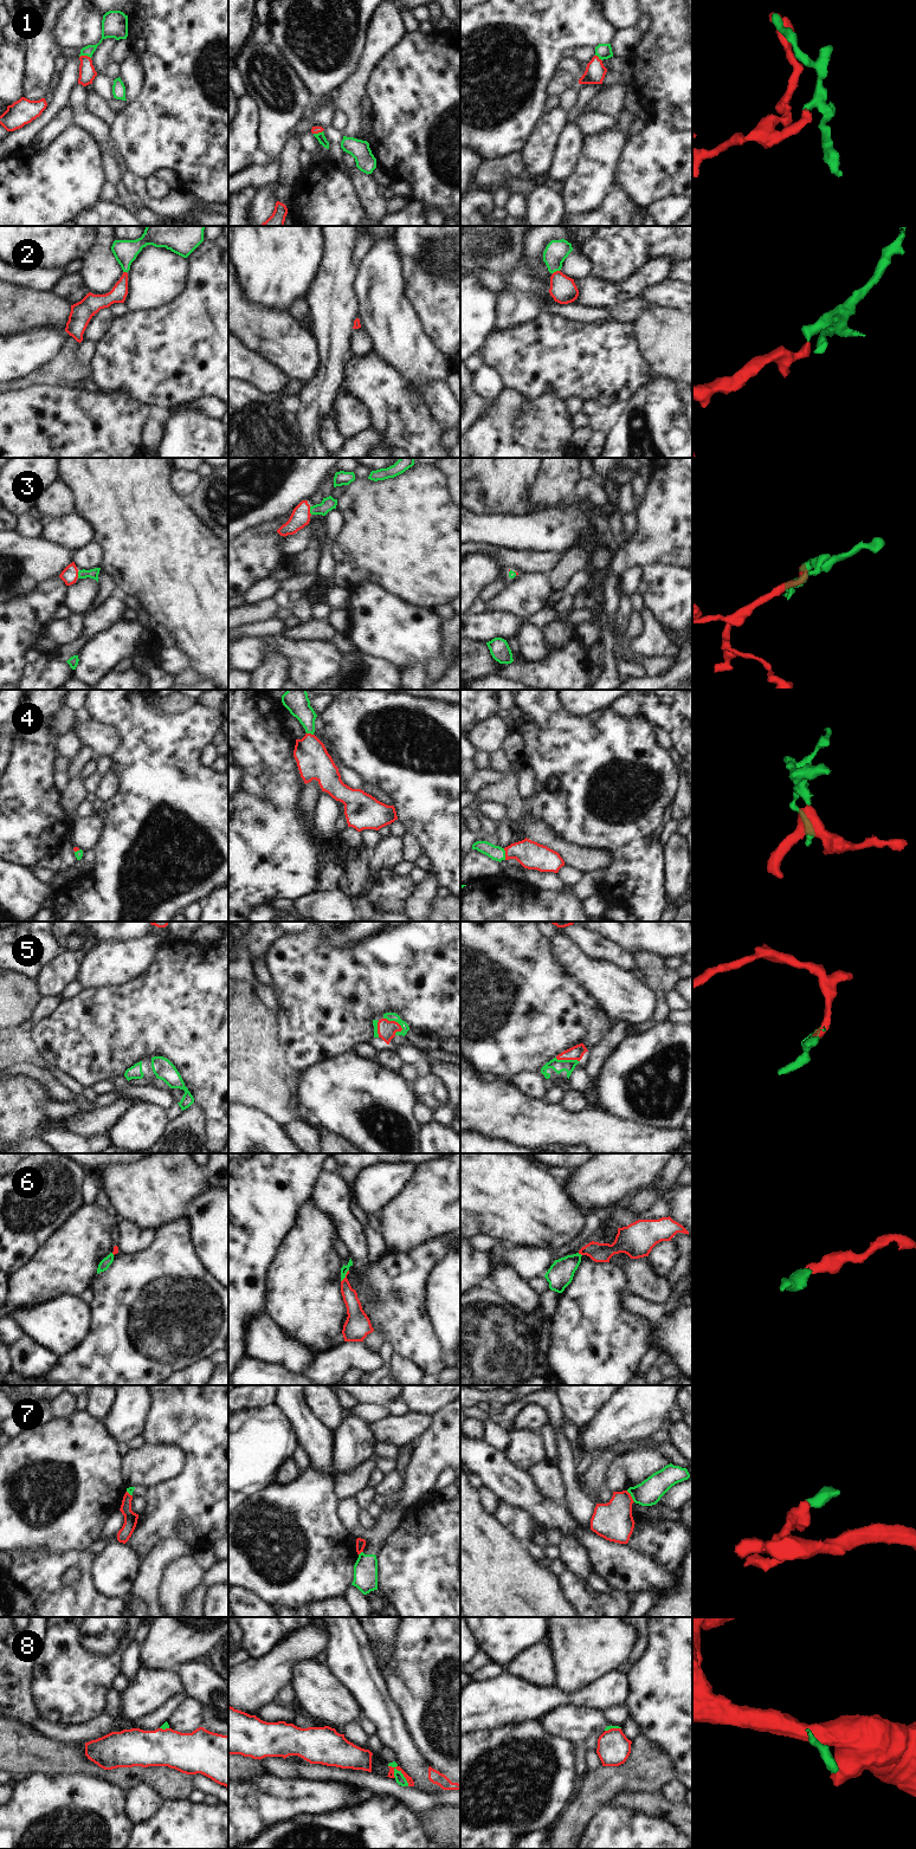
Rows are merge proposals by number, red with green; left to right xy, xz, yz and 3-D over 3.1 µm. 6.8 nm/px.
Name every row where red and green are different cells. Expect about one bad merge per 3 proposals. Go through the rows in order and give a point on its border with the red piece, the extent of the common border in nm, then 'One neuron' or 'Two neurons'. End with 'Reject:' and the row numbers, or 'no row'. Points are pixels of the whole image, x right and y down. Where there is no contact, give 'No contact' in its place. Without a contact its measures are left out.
1: Touches red at xy (85, 56). Shared border 80 nm. One neuron
2: Touches red at yz (556, 271). Shared border 50 nm. One neuron
3: Touches red at xz (309, 510). Shared border 60 nm. One neuron
4: Touches red at yz (505, 854). Shared border 80 nm. One neuron
5: Touches red at xz (394, 1021). Shared border 160 nm. One neuron
6: Touches red at xz (346, 1275). Shared border 100 nm. One neuron
7: Touches red at yz (631, 1497). Shared border 100 nm. Two neurons
8: Touches red at xz (401, 1772). Shared border 200 nm. Two neurons
Reject: 7, 8.

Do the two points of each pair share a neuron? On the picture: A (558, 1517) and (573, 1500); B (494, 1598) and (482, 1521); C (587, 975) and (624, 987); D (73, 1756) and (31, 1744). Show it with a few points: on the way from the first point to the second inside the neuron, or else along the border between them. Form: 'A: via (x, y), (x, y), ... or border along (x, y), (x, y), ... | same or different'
A: border along (562, 1504), (574, 1519), (585, 1527) | different
B: via (494, 1579), (486, 1571), (486, 1540) | same
C: via (597, 976), (614, 987) | same
D: via (63, 1756), (42, 1754) | same

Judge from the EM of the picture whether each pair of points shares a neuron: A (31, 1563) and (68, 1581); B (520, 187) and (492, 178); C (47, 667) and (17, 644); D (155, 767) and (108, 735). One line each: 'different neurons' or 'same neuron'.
A: different neurons
B: different neurons
C: different neurons
D: different neurons

